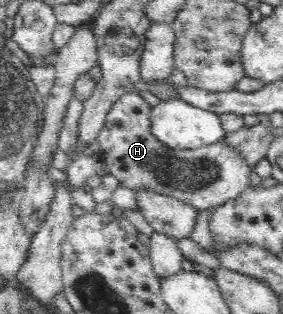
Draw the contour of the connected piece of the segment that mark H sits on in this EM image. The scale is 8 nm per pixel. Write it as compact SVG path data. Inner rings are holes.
M134 91L121 95L120 99L112 104L112 108L107 114L105 127L100 131L96 142L100 144L104 163L107 164L106 168L118 180L119 184L132 190L148 188L156 193L179 199L197 210L220 207L249 188L253 169L248 166L248 160L238 150L228 146L228 139L197 149L184 151L169 149L157 141L151 133L152 109L140 94Z

